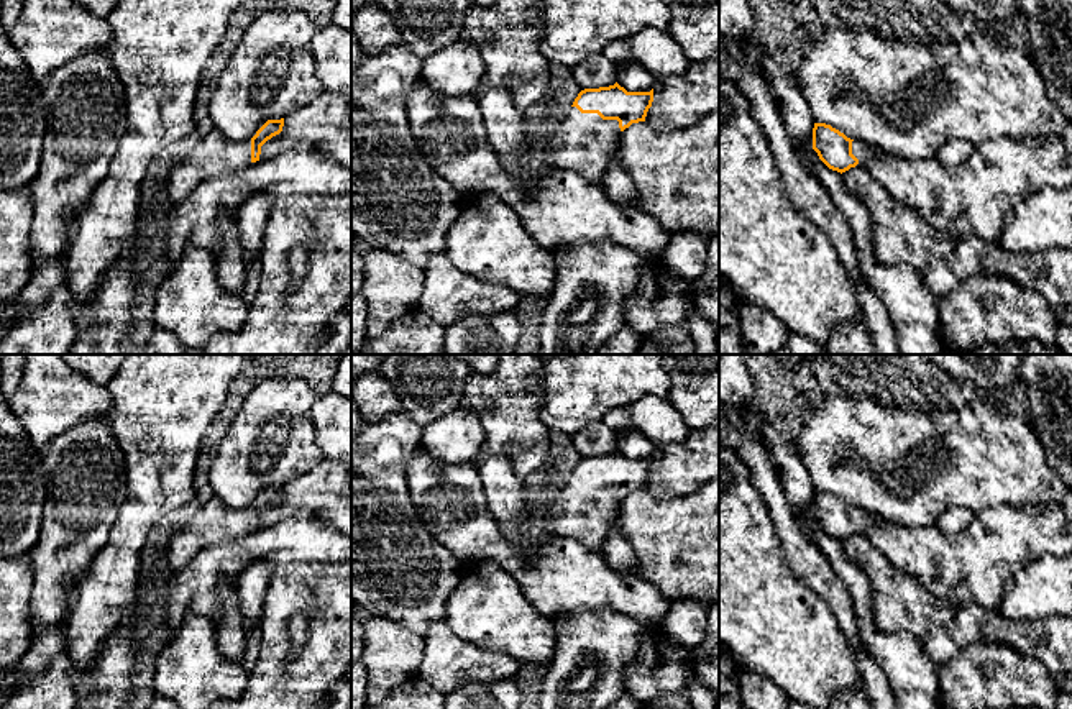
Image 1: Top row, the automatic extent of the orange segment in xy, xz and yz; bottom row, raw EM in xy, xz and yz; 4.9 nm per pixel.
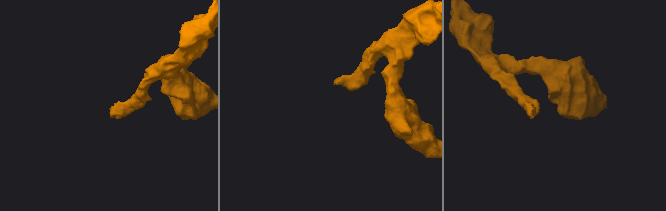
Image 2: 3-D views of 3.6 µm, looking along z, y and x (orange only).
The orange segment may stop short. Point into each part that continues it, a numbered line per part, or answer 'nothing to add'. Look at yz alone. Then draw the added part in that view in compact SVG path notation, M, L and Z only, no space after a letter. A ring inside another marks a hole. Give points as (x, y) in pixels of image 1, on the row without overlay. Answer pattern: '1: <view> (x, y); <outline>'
1: yz (862, 519); M854 507L852 509L852 522L859 527L857 533L865 535L870 524L883 524L885 519L882 519L878 515L870 515L865 510Z

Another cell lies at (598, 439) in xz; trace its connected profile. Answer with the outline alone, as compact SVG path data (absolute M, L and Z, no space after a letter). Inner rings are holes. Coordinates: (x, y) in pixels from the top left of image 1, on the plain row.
M602 420L580 430L571 440L581 458L609 455L617 450L617 433Z

